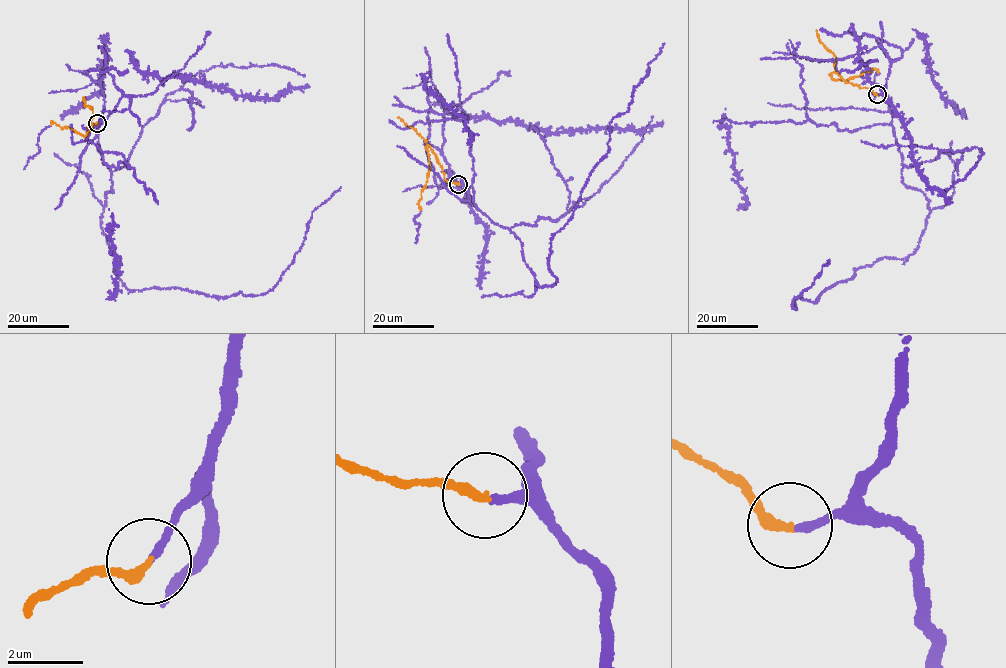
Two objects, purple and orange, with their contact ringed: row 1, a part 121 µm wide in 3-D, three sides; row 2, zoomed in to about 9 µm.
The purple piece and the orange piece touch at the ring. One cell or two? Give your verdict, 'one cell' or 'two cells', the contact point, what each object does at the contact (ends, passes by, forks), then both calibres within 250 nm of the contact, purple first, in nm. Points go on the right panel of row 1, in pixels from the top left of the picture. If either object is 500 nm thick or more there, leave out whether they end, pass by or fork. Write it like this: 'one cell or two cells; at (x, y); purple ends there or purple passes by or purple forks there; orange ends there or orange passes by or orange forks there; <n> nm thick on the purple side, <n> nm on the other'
one cell; at (877, 94); purple ends there; orange ends there; 200 nm thick on the purple side, 240 nm on the other

